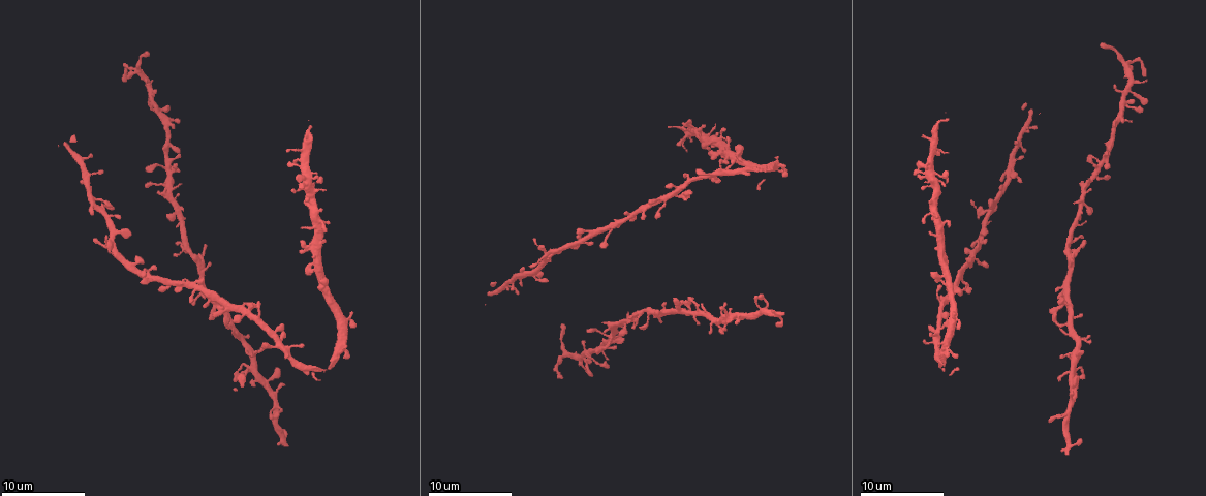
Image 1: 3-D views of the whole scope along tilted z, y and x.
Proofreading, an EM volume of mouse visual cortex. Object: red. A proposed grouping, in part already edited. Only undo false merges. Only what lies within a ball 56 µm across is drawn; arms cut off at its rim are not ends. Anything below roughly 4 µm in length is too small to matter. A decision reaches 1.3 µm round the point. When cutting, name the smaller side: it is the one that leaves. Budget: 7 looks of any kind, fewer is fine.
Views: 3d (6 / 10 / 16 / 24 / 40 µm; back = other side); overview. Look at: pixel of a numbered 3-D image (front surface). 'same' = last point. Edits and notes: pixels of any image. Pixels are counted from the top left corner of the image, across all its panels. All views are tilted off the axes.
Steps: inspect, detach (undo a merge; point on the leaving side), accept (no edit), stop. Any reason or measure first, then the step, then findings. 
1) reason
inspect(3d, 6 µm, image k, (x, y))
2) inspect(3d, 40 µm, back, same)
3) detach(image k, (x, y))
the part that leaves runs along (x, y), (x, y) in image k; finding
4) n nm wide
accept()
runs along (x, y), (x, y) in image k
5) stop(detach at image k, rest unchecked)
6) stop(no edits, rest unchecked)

small branch off a trunk
inspect(3d, 16 µm, image 1, (564, 353))

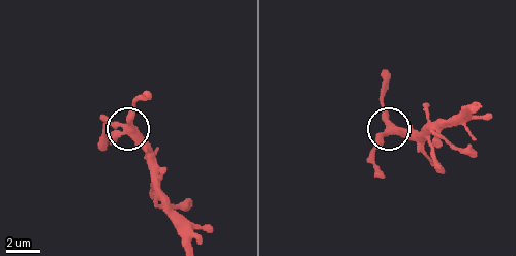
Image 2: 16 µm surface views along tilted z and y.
from behind
inspect(3d, 16 µm, back, image 2, (386, 131))

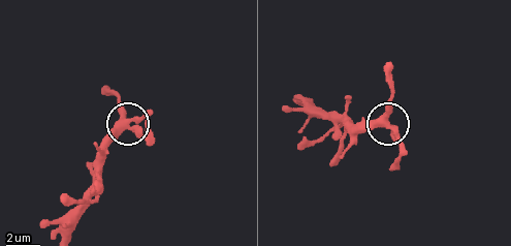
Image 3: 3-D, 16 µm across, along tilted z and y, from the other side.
accept()
one neuron here

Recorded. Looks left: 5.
four-way junction
inspect(3d, 16 µm, image 1, (230, 309))

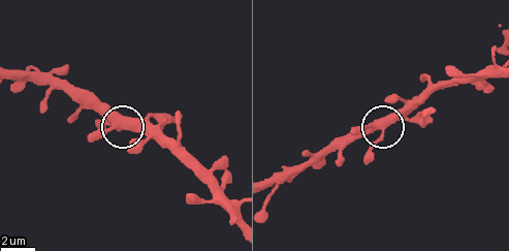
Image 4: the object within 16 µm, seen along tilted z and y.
accept()
runs along (13, 70), (39, 72), (120, 127), (98, 121) in image 4; one neuron here

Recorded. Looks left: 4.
two arms in line, one across
inspect(3d, 10 µm, image 1, (153, 280))

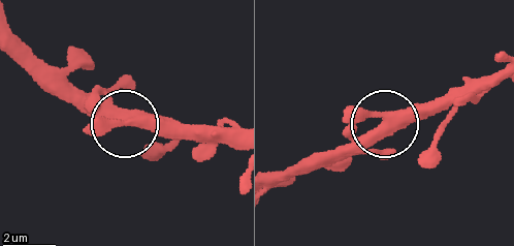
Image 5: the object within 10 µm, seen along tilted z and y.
3 arms
accept()
runs along (119, 113), (134, 125), (193, 131) in image 5; all the same neuron

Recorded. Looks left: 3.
three-way junction
inspect(3d, 16 µm, image 1, (1013, 173))

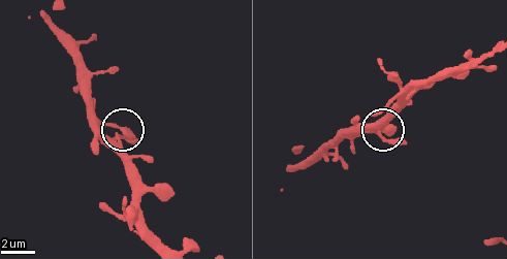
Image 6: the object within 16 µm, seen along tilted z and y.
260 nm wide
accept()
all the same neuron

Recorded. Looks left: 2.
stop(no edits, rest unchecked)

